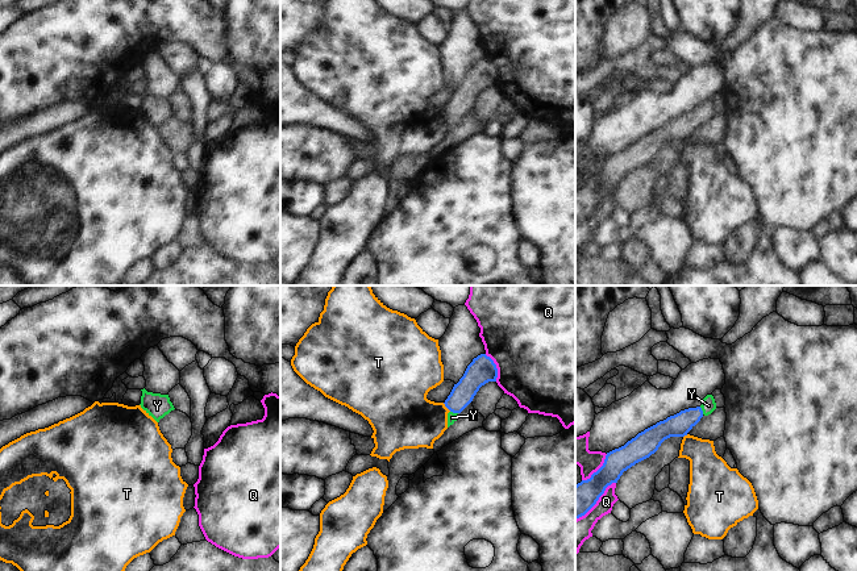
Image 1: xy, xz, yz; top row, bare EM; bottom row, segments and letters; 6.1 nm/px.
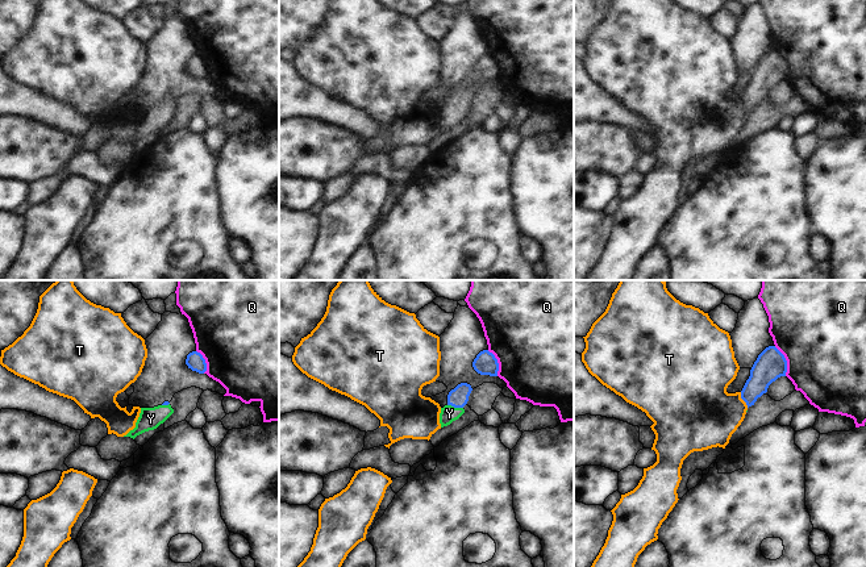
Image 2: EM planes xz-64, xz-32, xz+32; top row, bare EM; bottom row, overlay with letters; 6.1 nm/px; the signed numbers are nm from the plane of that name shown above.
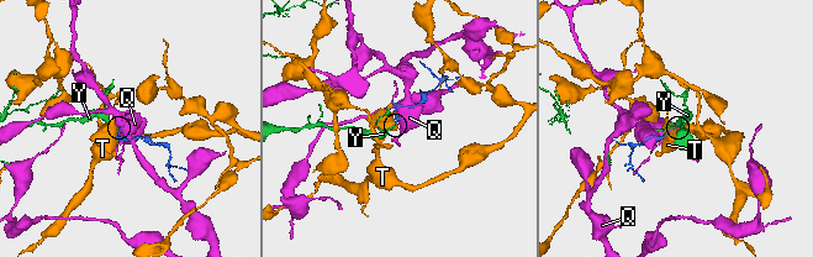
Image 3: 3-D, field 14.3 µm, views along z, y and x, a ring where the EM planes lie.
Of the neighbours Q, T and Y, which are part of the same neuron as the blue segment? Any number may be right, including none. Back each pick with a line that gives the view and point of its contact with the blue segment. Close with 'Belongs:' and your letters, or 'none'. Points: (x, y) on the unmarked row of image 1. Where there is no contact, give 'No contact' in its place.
Y: Touches blue at xz (454, 117)
Belongs: Y.

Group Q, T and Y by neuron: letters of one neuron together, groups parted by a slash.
Q / T / Y

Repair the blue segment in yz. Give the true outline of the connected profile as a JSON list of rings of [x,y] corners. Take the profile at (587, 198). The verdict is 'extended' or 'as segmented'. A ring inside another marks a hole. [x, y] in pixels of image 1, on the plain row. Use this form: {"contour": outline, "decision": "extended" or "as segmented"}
{"contour": [[[712,100],[703,104],[700,112],[688,113],[645,134],[624,151],[607,158],[603,171],[575,191],[575,225],[584,221],[612,188],[617,188],[624,176],[654,159],[670,142],[685,142],[703,121],[716,114]]], "decision": "extended"}

